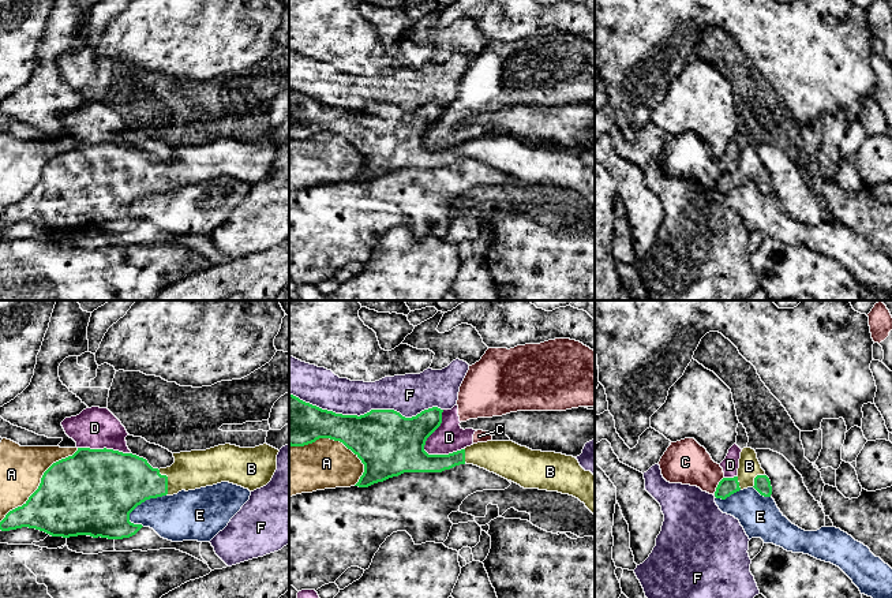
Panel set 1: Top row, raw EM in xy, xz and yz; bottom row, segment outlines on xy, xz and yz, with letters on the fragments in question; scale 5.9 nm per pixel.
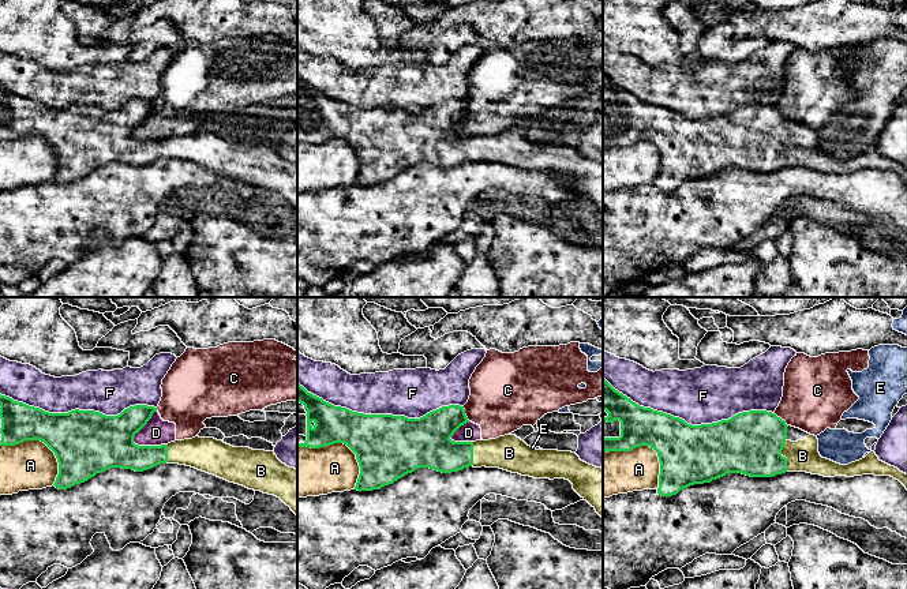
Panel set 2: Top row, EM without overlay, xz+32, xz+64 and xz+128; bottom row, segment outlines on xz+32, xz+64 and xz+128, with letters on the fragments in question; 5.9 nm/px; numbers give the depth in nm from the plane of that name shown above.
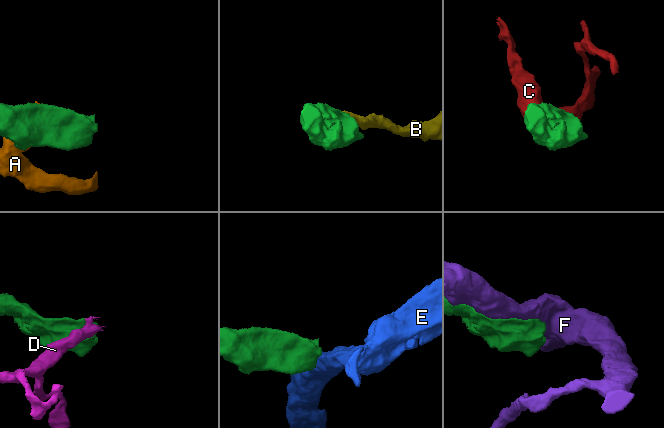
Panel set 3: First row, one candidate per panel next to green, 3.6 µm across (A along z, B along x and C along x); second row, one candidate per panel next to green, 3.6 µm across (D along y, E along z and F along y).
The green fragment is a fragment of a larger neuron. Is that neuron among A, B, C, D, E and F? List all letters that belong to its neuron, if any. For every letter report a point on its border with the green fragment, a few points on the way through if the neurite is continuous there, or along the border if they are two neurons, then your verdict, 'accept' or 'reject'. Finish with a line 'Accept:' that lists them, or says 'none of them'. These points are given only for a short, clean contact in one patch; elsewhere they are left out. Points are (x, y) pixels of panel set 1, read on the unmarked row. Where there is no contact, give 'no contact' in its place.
A: xz (330, 133) | reject
B: xy (167, 175) | across xy (124, 175), (167, 175), (192, 164) | accept
C: yz (718, 180) | along yz (723, 171), (714, 189) | reject
D: xz (433, 126) | reject
E: xy (145, 194) | reject
F: xz (366, 108) | reject
Accept: B

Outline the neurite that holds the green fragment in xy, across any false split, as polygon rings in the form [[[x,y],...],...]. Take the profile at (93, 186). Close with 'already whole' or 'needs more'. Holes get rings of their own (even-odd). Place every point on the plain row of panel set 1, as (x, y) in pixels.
[[[225,138],[206,145],[173,147],[175,157],[153,162],[146,153],[113,143],[78,142],[65,153],[53,157],[42,169],[38,183],[29,194],[0,216],[1,225],[22,221],[35,223],[52,231],[90,229],[93,232],[123,233],[135,229],[143,220],[130,216],[130,208],[142,197],[181,184],[195,184],[229,176],[250,186],[266,180],[276,164],[278,143],[263,138],[240,142]]]; needs more

